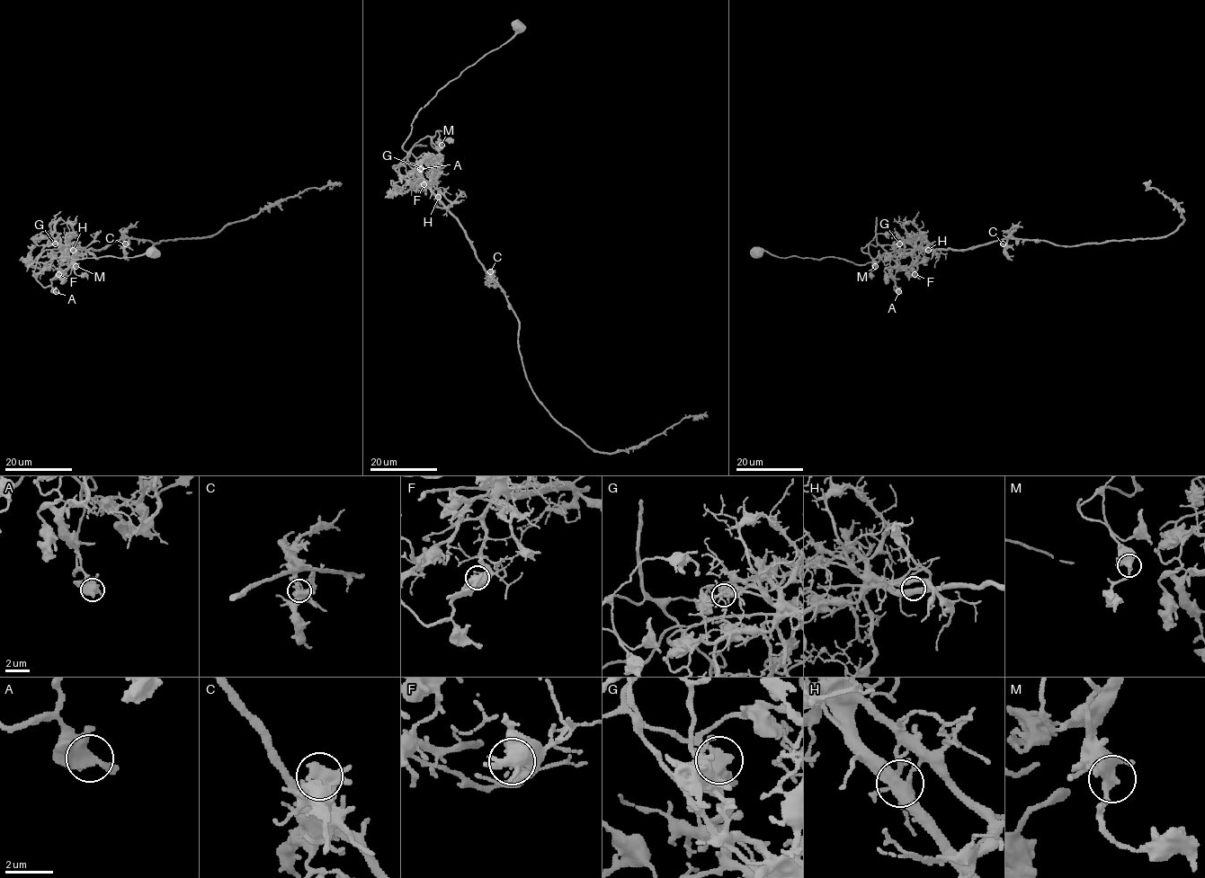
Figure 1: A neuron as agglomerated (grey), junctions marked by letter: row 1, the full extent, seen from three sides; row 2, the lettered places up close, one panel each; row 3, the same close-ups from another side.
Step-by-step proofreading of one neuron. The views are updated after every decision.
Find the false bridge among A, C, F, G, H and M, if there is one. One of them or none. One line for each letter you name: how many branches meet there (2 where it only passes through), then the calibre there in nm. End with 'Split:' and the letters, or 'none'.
G: 3 branches meet; 440 nm thick
Split: G

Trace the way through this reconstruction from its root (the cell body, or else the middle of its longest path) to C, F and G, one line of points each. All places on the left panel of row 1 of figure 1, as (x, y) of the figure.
C: (154, 252), (38, 262), (45, 250), (99, 250), (120, 239), (125, 243)
F: (154, 252), (147, 251), (132, 257), (56, 257), (45, 265), (38, 262), (45, 250), (61, 251), (58, 274)
G: (154, 252), (147, 251), (132, 257), (56, 257), (47, 265), (38, 262), (44, 246), (41, 244), (55, 243)

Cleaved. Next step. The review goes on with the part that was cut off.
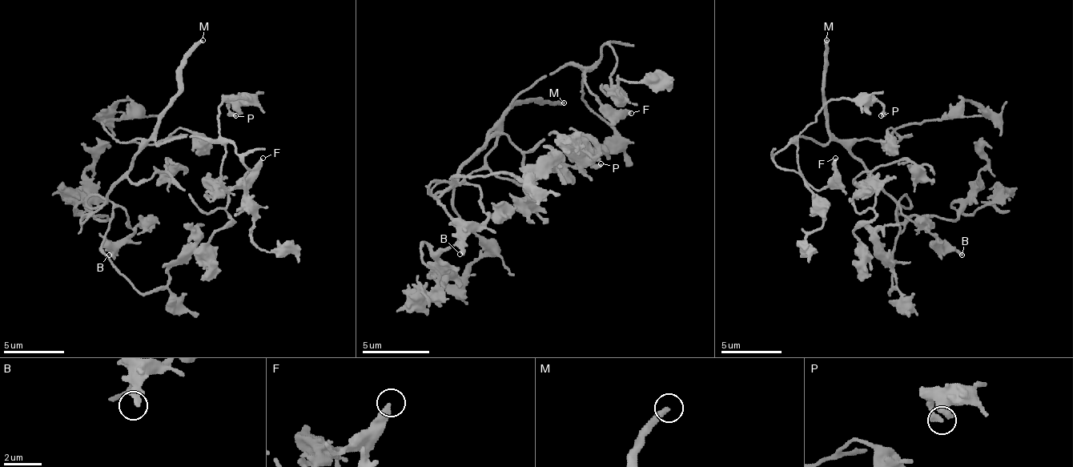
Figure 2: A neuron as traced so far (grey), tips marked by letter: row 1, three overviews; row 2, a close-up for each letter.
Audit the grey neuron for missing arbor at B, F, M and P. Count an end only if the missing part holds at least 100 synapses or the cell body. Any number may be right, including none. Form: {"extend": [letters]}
{"extend": ["M"]}

